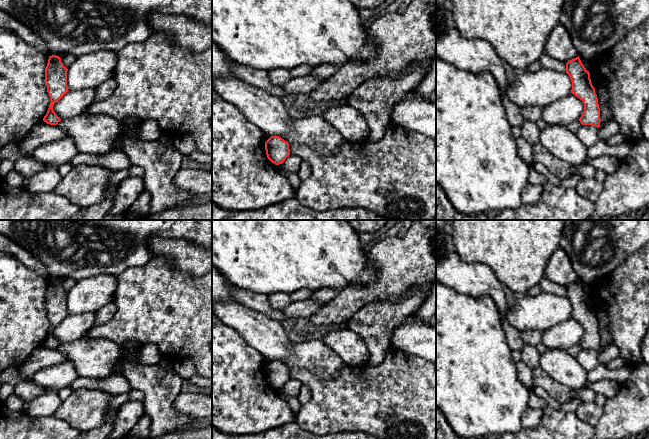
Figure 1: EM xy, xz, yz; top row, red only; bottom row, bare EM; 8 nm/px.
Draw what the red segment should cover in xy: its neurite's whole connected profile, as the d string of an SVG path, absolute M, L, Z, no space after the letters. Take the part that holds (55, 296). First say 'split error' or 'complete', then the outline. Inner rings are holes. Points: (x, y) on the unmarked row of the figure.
complete | M49 280L45 292L45 309L47 310L51 327L43 342L43 345L47 348L57 349L61 345L54 336L53 330L69 315L67 310L67 295L68 293L63 289L59 280Z

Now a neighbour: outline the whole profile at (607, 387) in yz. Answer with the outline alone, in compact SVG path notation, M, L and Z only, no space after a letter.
M603 379L591 383L588 387L596 393L603 394L606 398L611 398L617 393L619 384L610 379Z

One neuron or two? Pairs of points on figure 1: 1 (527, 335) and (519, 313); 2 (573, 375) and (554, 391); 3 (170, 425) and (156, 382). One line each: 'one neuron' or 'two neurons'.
1: two neurons
2: two neurons
3: one neuron

